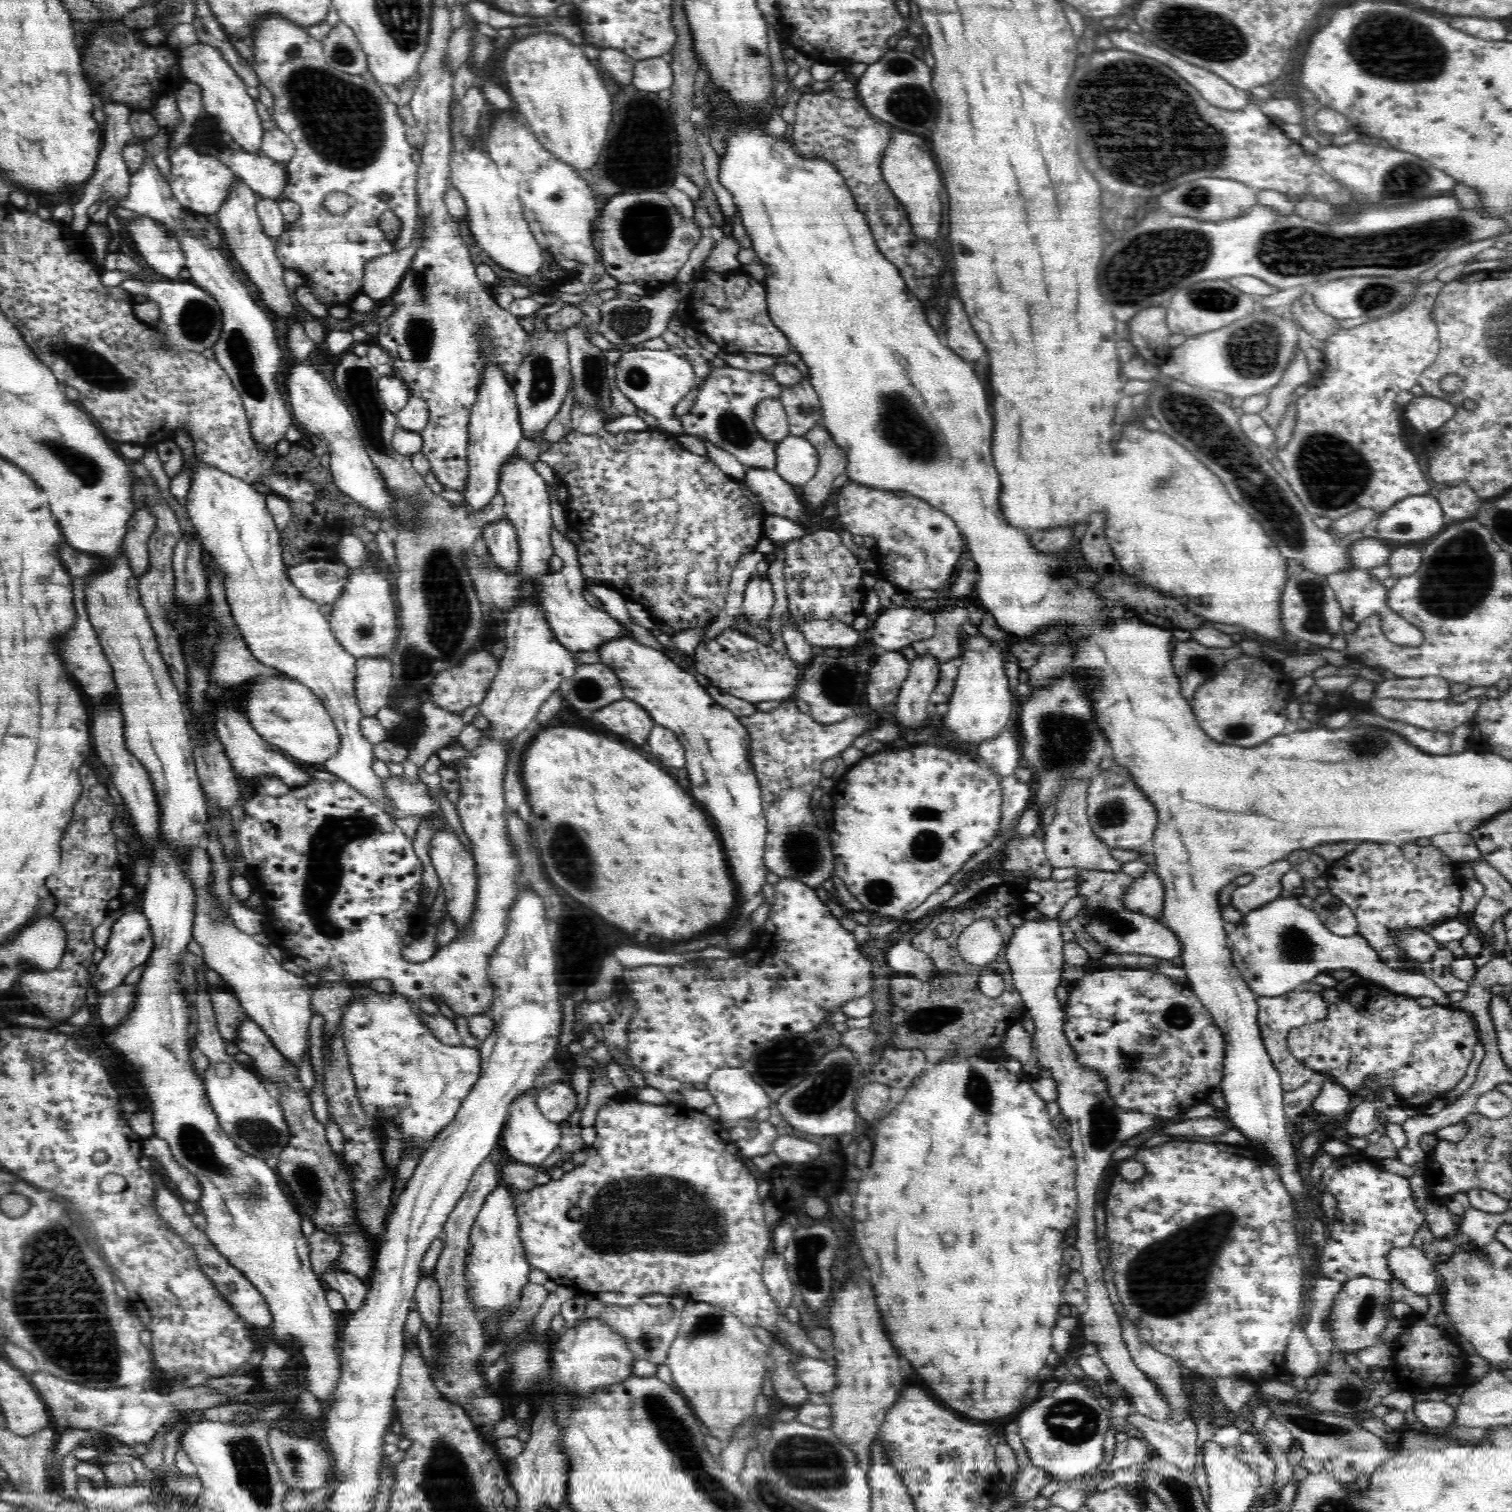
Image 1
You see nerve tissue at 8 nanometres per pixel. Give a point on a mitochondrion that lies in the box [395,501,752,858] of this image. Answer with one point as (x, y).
(448, 612)

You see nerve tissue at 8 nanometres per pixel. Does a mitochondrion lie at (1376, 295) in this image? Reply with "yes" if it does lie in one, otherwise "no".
yes

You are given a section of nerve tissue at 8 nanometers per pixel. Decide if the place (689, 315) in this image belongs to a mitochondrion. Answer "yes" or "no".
no

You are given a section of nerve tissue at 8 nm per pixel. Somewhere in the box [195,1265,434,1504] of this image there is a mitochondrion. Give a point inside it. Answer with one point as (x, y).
(290, 1457)

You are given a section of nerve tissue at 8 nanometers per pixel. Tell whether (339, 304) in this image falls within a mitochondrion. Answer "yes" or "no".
no

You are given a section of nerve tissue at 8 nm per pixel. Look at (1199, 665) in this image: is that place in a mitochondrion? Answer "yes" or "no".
yes

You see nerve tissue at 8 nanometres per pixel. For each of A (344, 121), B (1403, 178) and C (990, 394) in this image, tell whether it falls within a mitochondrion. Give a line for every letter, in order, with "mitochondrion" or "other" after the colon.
A: mitochondrion
B: mitochondrion
C: other

